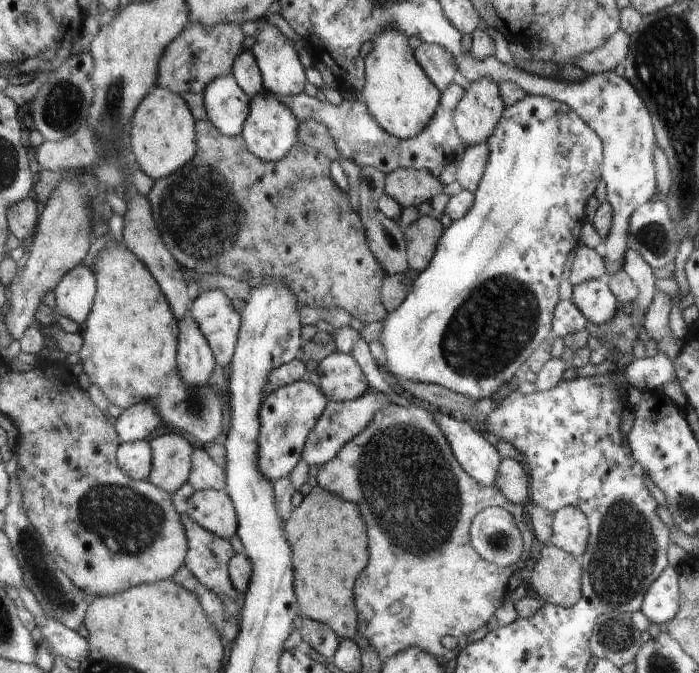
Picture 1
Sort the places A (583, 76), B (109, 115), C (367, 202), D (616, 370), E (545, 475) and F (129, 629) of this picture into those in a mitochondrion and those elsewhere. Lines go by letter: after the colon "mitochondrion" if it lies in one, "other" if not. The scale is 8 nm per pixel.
A: other
B: mitochondrion
C: other
D: other
E: other
F: other

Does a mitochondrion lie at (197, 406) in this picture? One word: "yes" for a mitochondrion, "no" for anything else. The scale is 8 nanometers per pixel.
yes

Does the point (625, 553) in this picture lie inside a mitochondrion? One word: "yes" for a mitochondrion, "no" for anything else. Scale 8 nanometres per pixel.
yes

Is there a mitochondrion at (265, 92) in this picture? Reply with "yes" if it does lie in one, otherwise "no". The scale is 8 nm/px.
no

